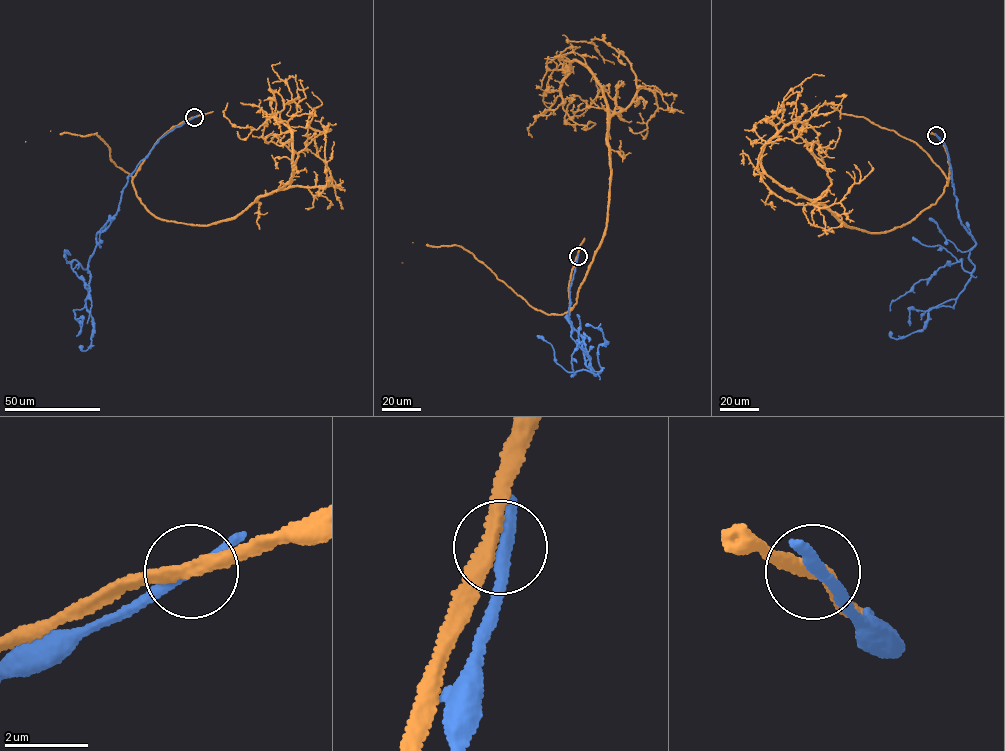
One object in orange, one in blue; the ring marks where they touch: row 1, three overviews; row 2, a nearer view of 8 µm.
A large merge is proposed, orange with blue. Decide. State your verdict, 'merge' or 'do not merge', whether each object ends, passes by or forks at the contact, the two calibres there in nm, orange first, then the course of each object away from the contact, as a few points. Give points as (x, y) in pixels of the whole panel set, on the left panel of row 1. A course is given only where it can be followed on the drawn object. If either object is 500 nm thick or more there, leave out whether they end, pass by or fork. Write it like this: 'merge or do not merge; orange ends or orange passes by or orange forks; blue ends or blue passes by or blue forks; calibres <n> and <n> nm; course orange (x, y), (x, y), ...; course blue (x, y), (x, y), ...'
do not merge; orange passes by; blue passes by; calibres 320 and 240 nm; course orange (194, 117), (133, 185), (155, 216), (206, 226), (291, 181), (291, 135), (272, 115), (297, 84), (272, 83); course blue (194, 117), (140, 161), (119, 210), (97, 233), (85, 299), (92, 340), (86, 350), (80, 345)

